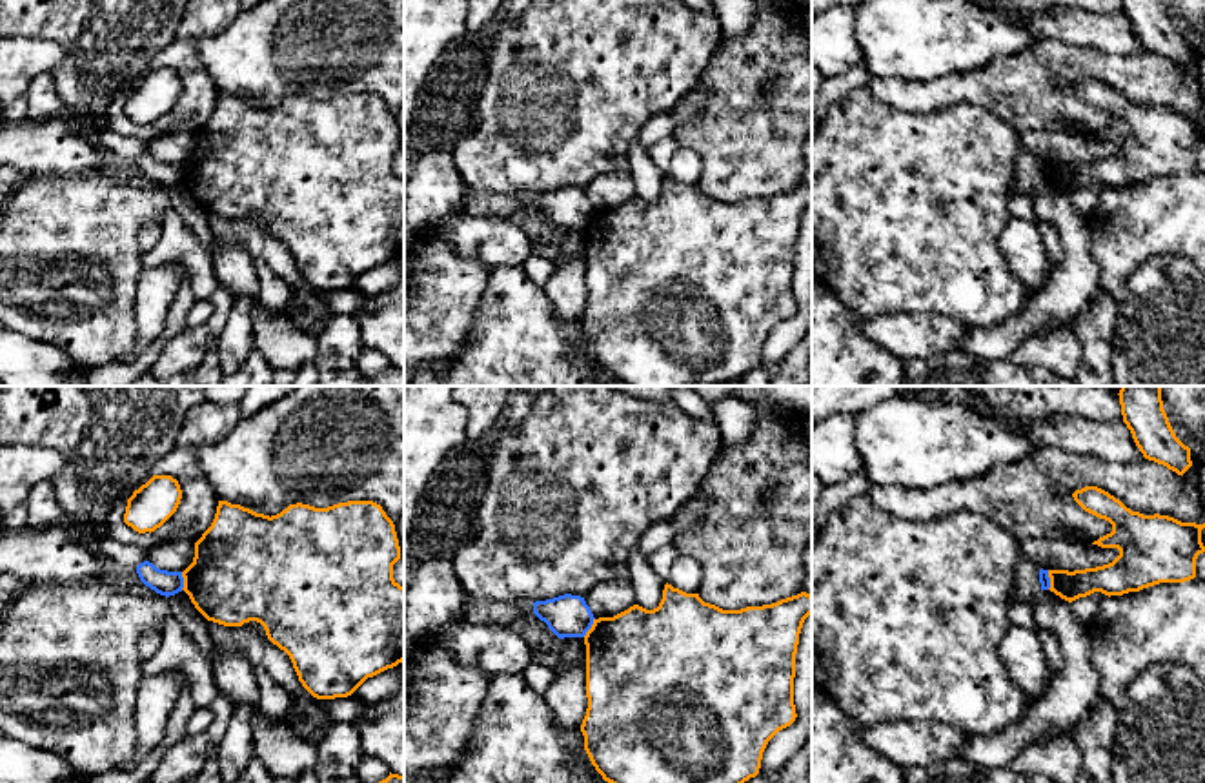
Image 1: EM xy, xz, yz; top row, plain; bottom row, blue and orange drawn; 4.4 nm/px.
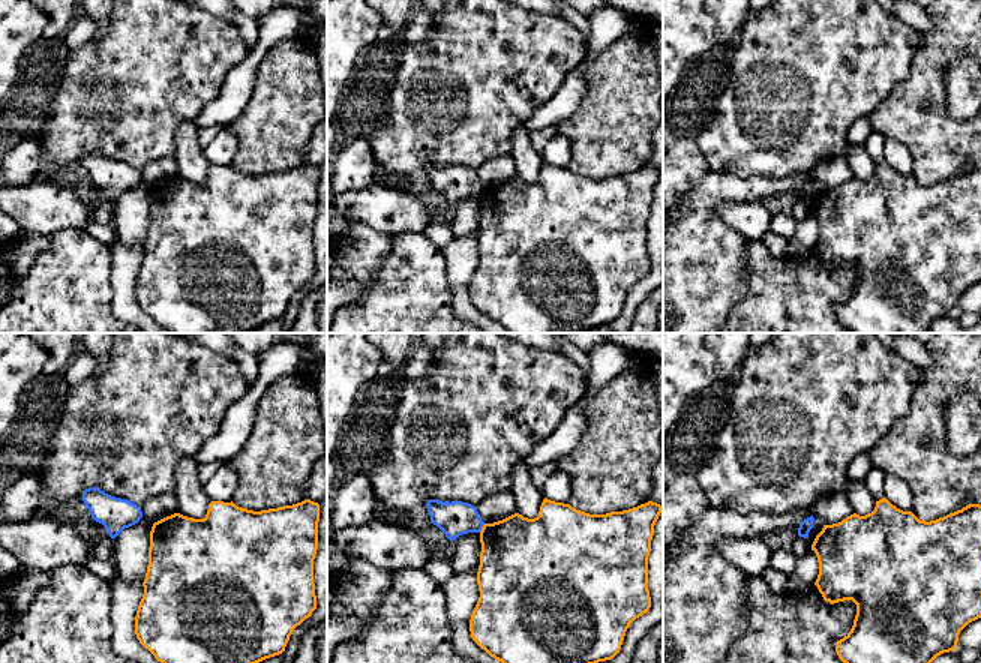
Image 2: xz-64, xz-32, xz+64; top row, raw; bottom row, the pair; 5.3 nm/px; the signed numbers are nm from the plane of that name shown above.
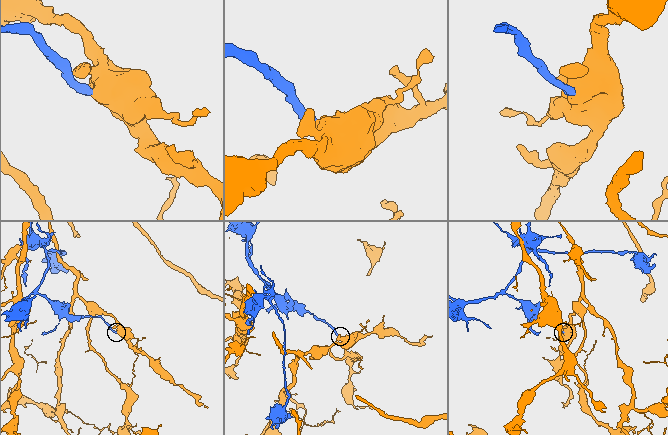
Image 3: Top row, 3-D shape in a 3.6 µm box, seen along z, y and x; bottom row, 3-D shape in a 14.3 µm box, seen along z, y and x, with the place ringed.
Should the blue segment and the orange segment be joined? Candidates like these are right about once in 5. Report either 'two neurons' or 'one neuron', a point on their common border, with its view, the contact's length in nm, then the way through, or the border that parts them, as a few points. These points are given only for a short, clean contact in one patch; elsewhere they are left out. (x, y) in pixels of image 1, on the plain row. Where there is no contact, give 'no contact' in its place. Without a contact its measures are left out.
two neurons; contact xz (590, 219); length 100 nm; border xz (594, 210), (594, 215), (583, 228)

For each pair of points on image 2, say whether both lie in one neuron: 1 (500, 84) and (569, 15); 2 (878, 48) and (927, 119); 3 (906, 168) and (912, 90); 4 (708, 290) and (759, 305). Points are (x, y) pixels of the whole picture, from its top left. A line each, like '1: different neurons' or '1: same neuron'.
1: different neurons
2: different neurons
3: different neurons
4: different neurons

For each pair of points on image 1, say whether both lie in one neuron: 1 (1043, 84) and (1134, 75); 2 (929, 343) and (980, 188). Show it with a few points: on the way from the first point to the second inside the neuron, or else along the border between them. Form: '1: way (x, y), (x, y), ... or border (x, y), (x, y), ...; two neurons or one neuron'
1: way (1065, 68), (1113, 70); one neuron
2: border (896, 312), (943, 314), (974, 328); two neurons

